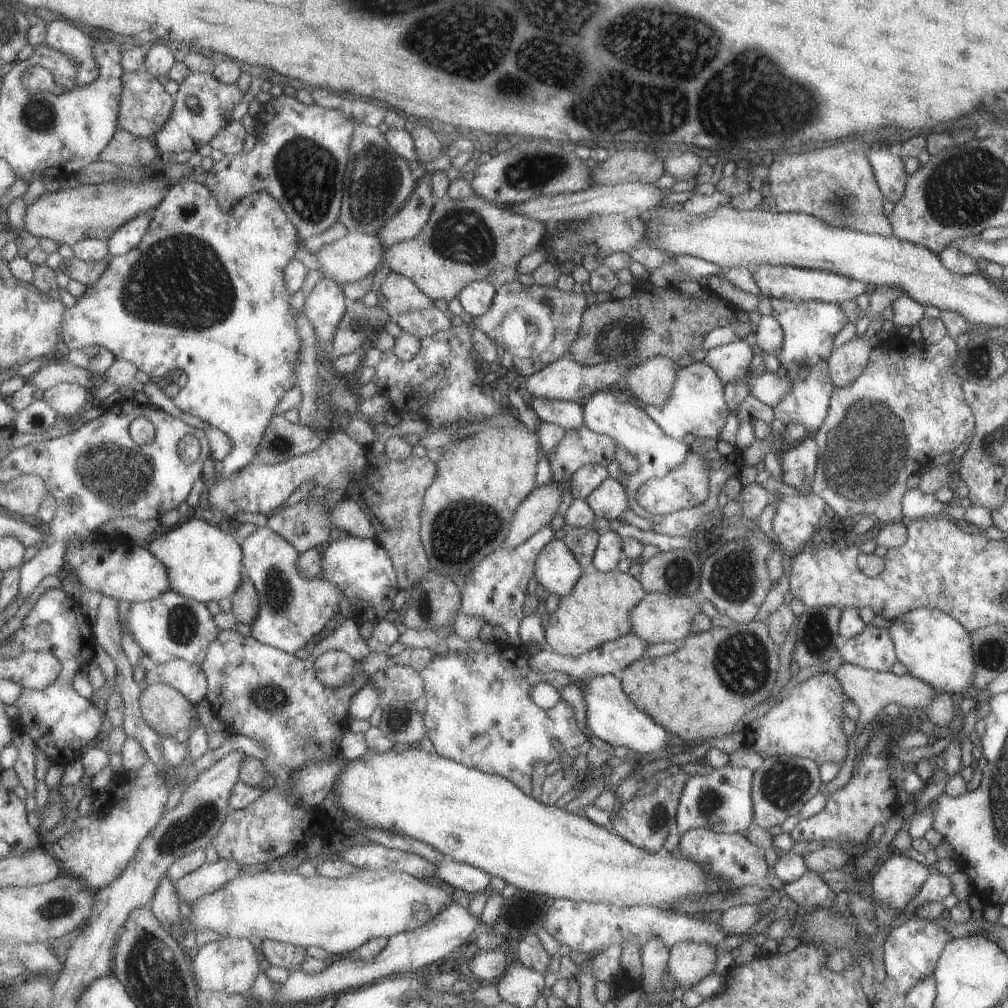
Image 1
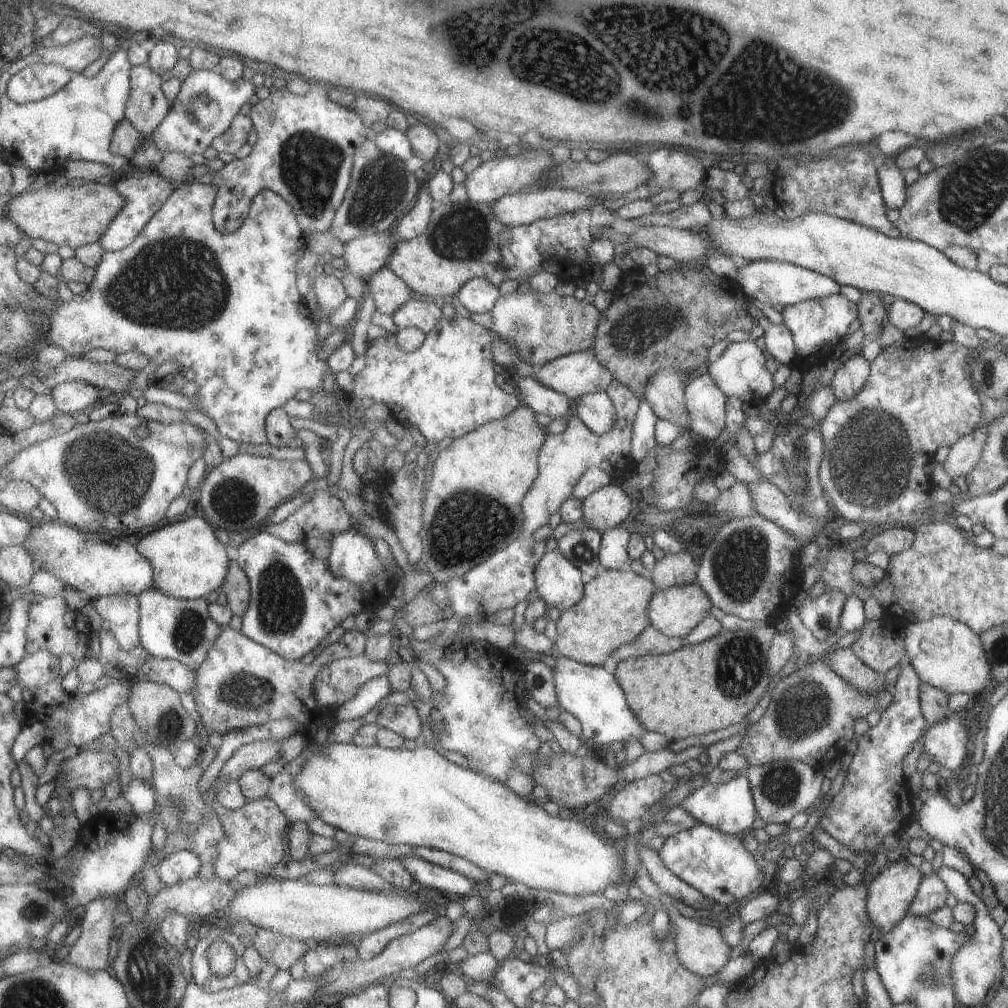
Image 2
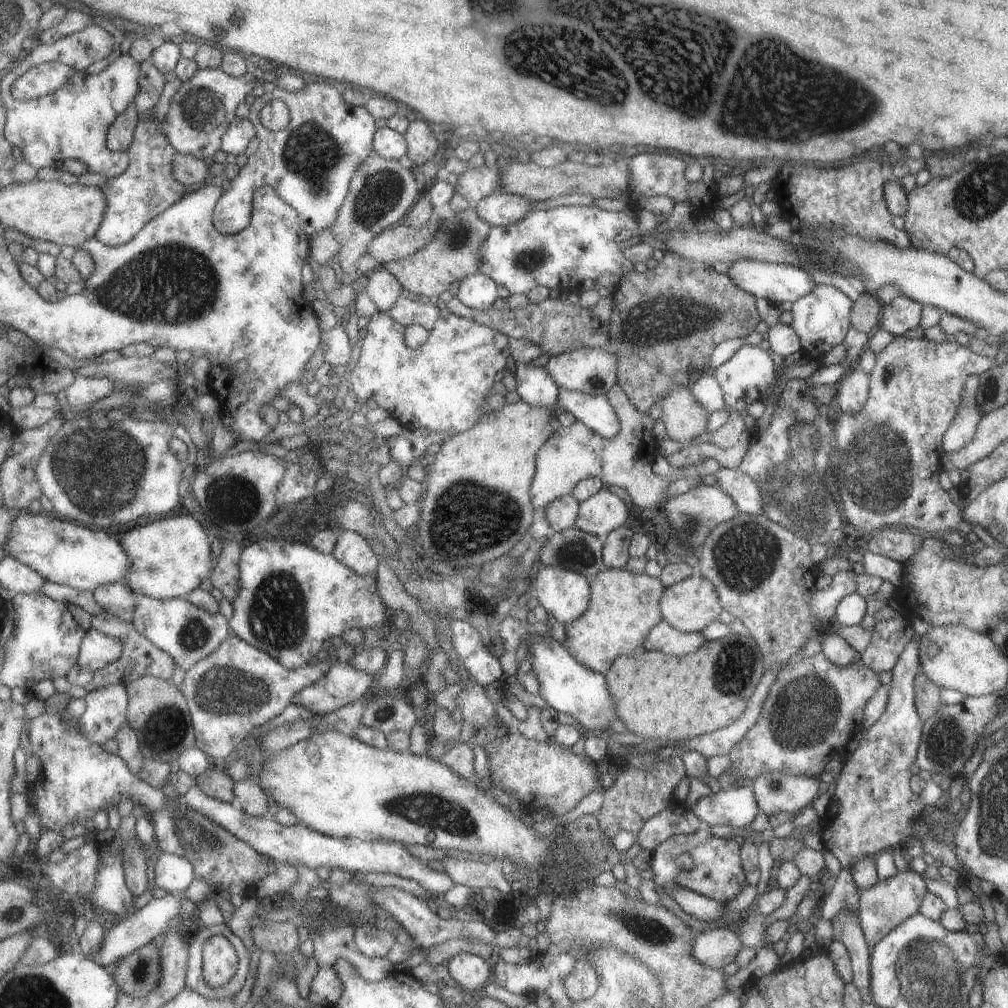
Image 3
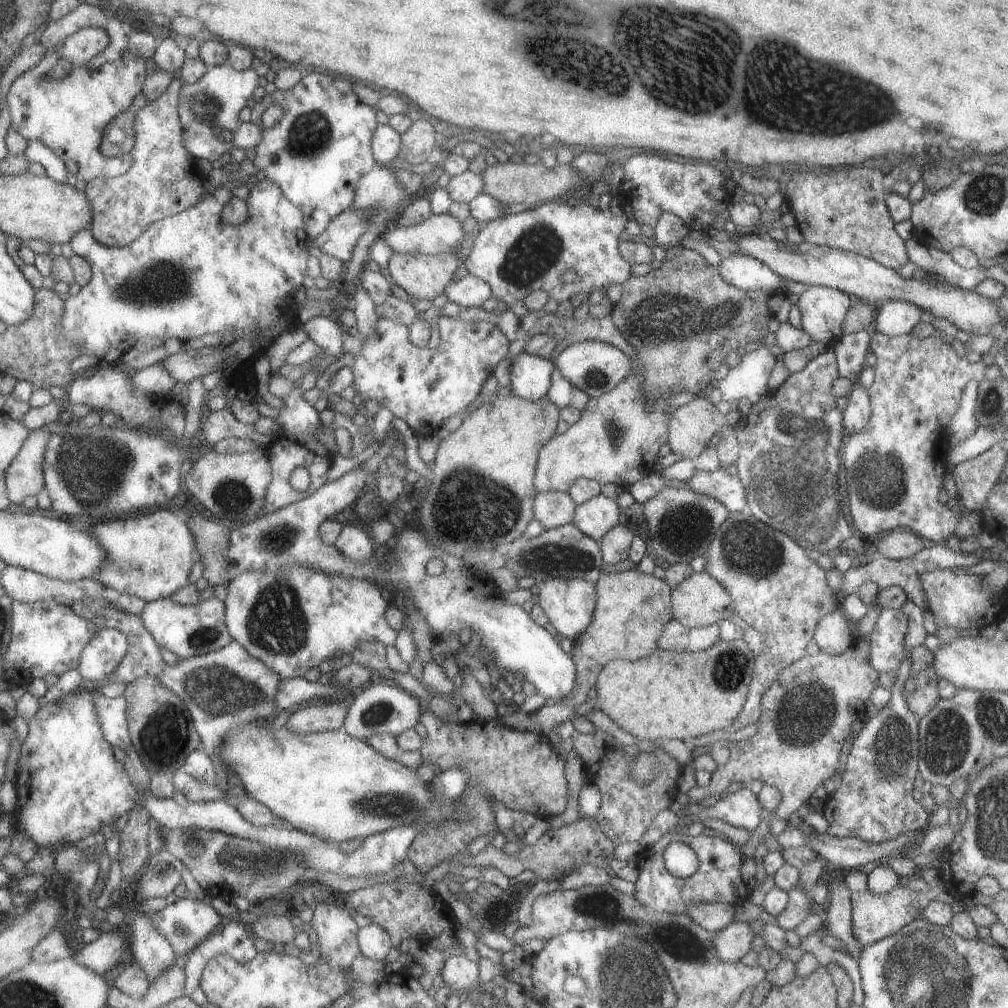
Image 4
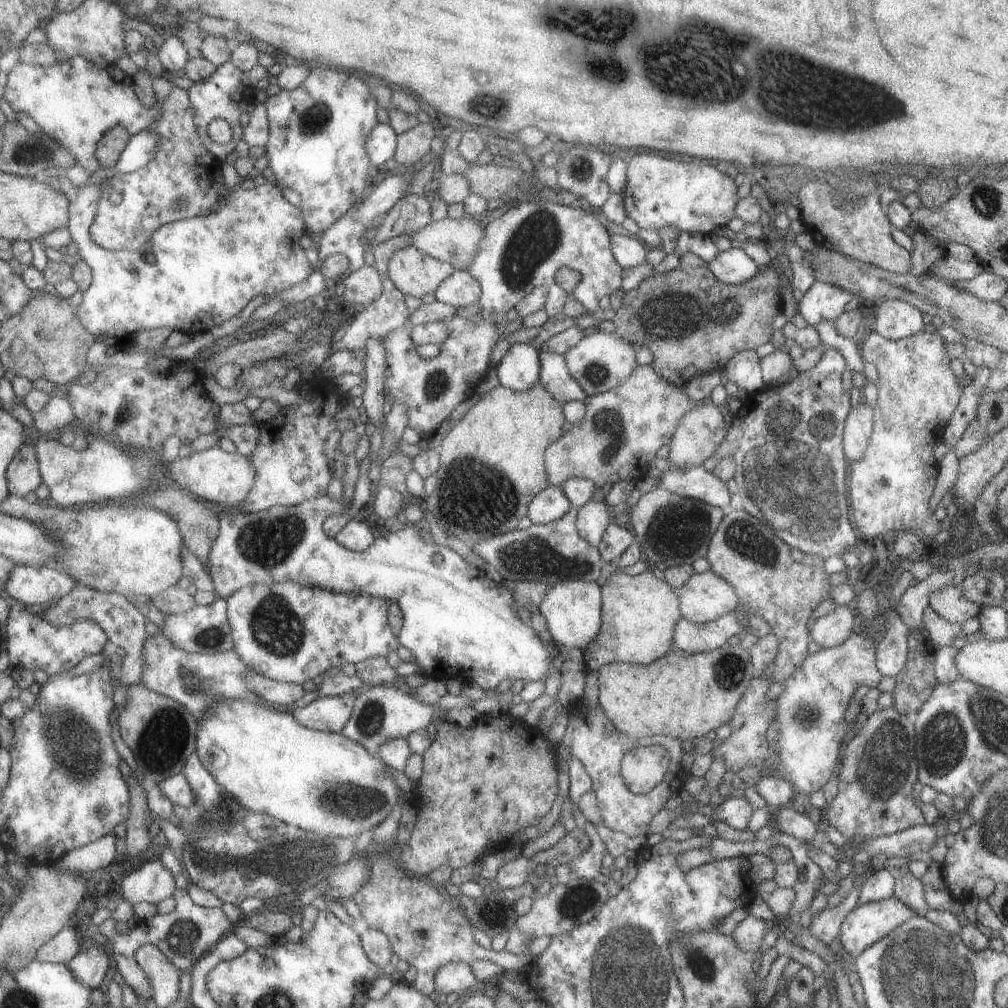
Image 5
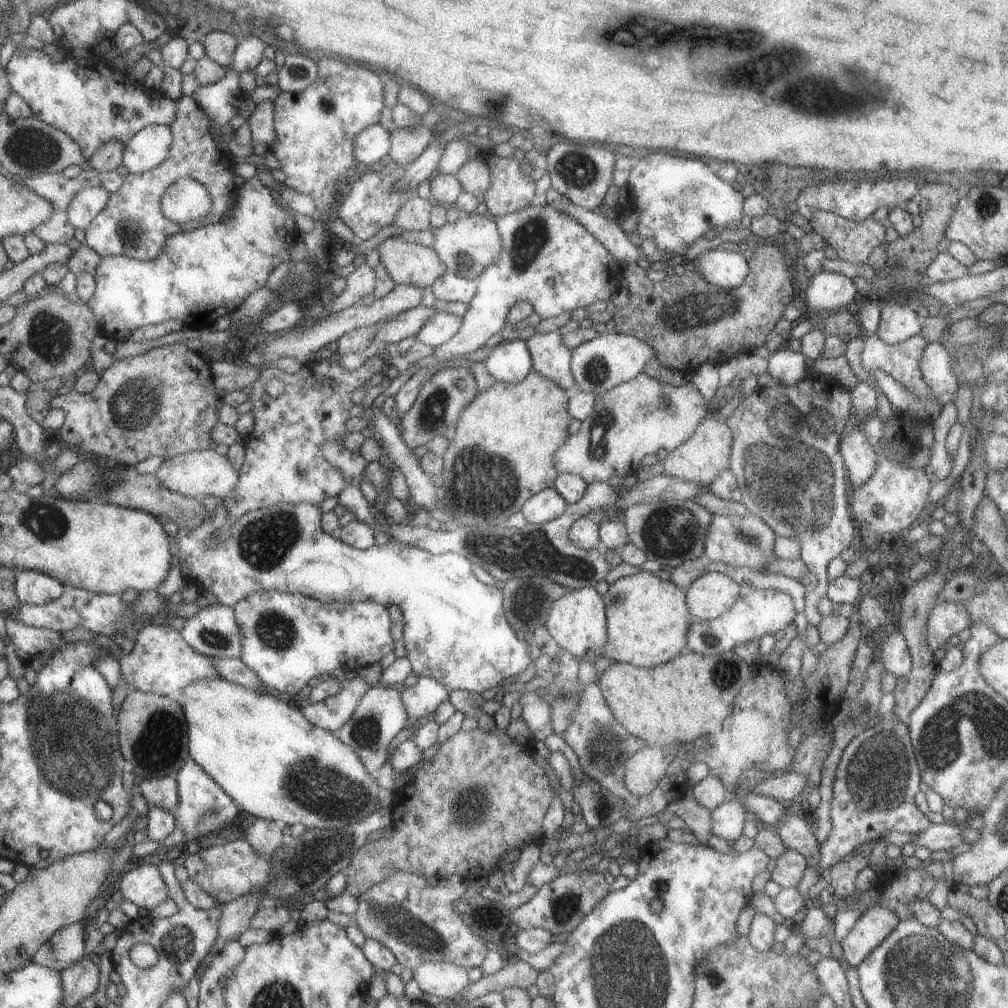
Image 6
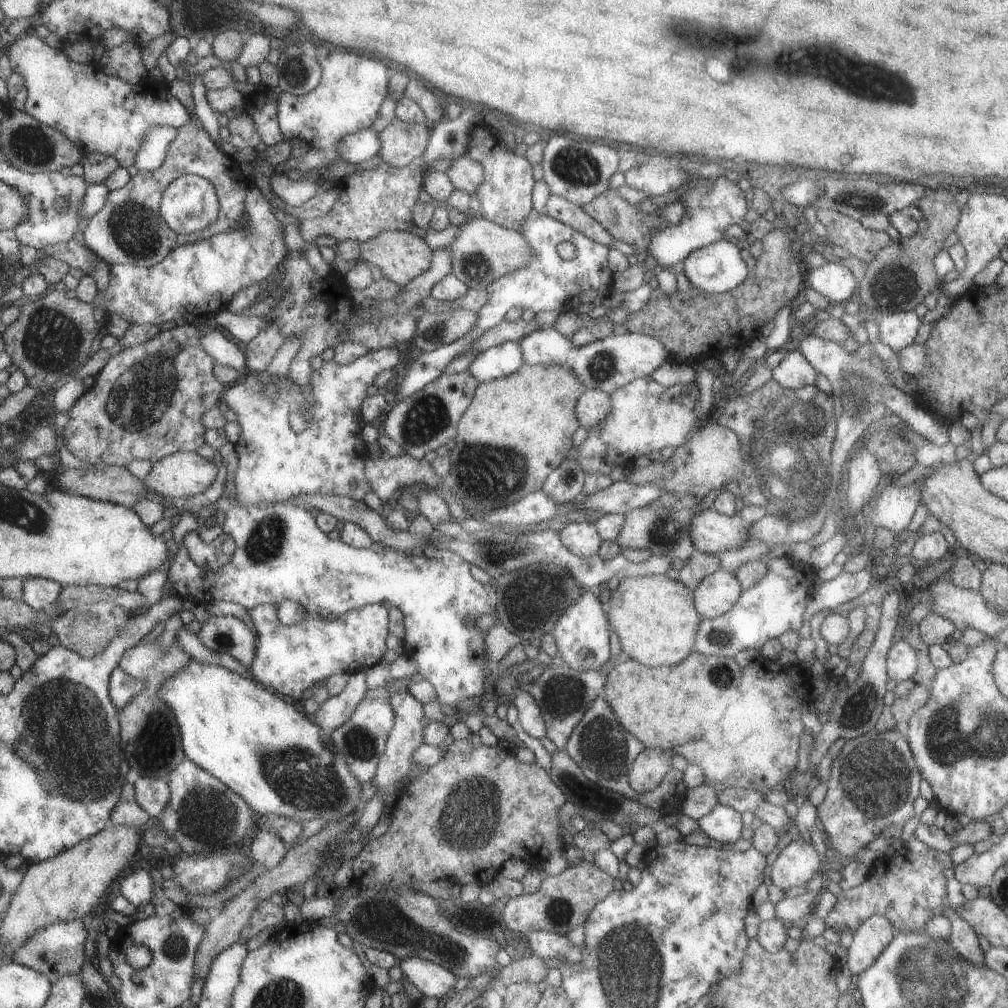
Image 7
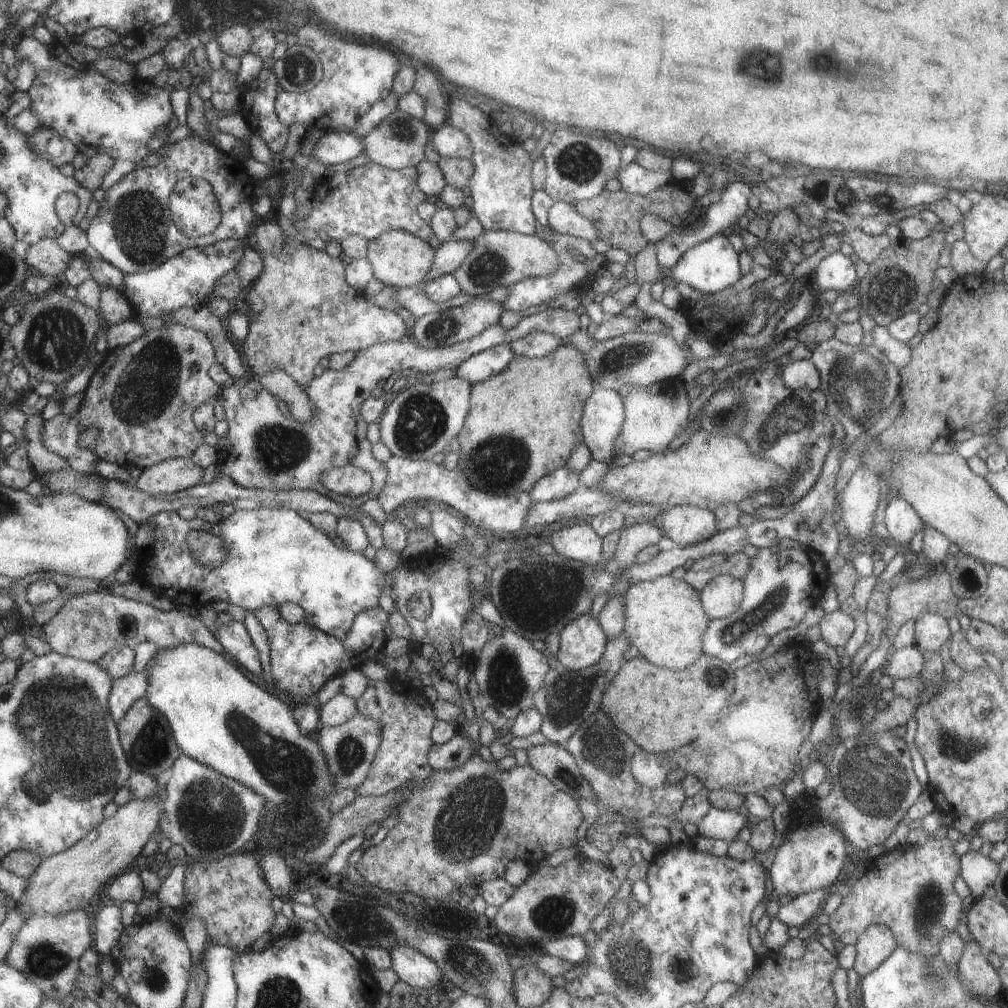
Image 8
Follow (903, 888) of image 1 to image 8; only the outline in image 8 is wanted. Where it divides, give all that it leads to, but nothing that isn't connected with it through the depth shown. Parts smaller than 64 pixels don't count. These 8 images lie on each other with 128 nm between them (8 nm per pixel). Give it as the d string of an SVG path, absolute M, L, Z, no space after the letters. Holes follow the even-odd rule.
M868 926L854 943L857 954L853 969L860 978L863 977L878 968L898 945L892 931L887 926Z

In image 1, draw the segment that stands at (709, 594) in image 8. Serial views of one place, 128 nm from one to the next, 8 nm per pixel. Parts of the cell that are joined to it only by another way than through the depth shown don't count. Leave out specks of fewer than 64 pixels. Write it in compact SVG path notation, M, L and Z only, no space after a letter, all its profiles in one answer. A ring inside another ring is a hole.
M656 591L646 593L646 596L630 609L632 633L649 642L649 646L685 639L690 633L694 617L701 611L700 603L699 592L682 596L672 596Z

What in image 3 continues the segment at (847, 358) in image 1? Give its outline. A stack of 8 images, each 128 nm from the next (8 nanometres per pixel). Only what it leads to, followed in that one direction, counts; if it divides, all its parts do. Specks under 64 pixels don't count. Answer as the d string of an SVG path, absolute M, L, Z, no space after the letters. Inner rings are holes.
M854 366L836 383L836 387L835 408L846 414L855 415L868 400L869 374L859 366Z

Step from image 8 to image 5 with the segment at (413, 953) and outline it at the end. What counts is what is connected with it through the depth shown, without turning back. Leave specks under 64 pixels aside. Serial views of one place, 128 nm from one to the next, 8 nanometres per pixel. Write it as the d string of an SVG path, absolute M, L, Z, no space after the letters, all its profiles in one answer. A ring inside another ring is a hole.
M458 961L438 969L435 976L435 988L438 993L454 999L463 998L480 987L474 978L472 965Z

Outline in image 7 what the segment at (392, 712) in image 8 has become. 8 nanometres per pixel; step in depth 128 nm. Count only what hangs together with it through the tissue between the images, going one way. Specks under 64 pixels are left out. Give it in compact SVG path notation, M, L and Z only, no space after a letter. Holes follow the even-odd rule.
M410 691L393 692L391 694L391 703L396 711L396 724L386 749L381 756L378 772L373 782L377 785L376 794L385 794L390 788L394 788L394 784L406 781L406 776L410 770L414 770L414 766L418 765L414 760L414 755L421 746L426 744L425 730L429 728L430 720L424 712L424 702L420 702Z

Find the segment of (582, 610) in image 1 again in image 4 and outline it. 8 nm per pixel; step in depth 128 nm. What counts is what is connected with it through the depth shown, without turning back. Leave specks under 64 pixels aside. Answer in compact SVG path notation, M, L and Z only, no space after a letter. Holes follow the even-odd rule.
M632 568L628 571L601 574L595 583L595 611L592 622L573 641L571 650L576 667L577 680L573 691L565 700L553 707L543 706L534 712L518 710L514 714L496 717L507 727L533 732L536 737L548 735L561 722L570 720L587 706L587 692L595 685L597 676L605 664L614 659L637 661L650 656L656 650L656 642L662 630L673 619L671 611L671 588L666 581L654 575L641 573Z

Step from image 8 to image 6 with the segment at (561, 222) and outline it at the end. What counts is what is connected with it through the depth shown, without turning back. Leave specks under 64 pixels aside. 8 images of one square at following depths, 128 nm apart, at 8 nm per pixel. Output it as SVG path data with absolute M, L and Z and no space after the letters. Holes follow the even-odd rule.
M552 187L545 194L548 206L566 213L570 215L570 218L582 223L586 230L589 230L621 265L626 262L636 262L640 256L644 255L641 248L636 248L632 244L628 234L622 230L617 222L607 219L604 215L595 213L593 210L589 211L572 204L568 198L562 196Z

